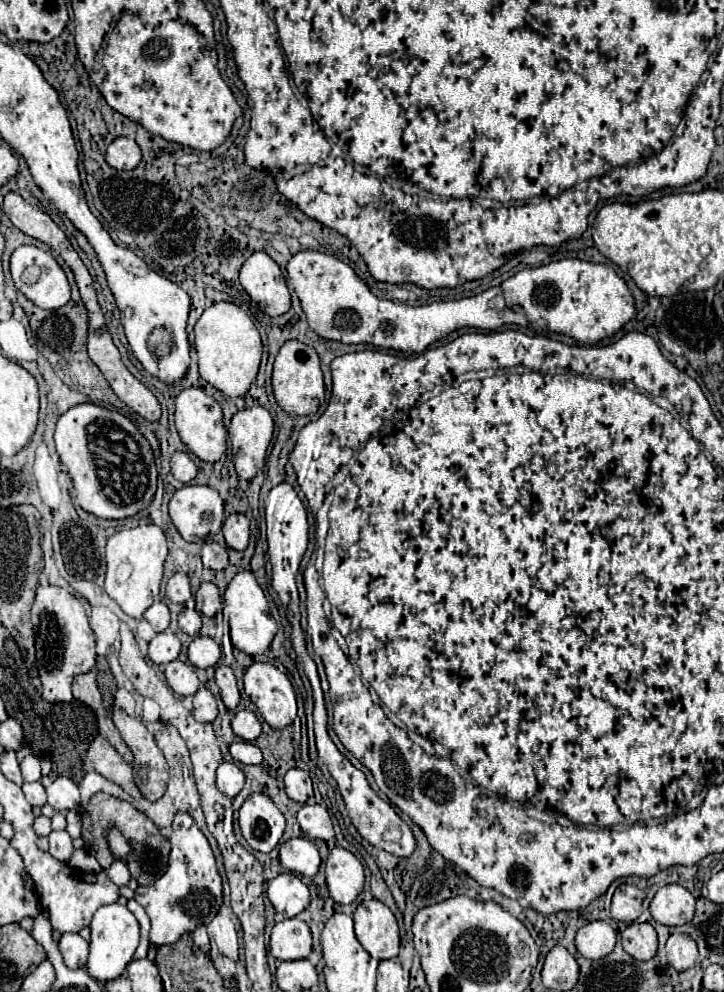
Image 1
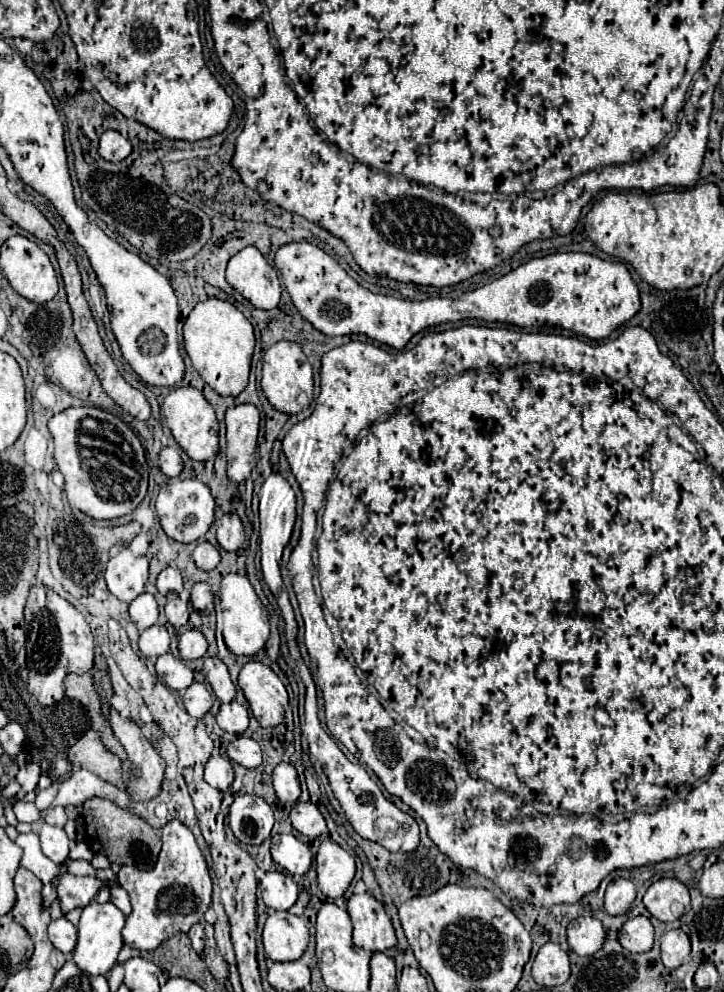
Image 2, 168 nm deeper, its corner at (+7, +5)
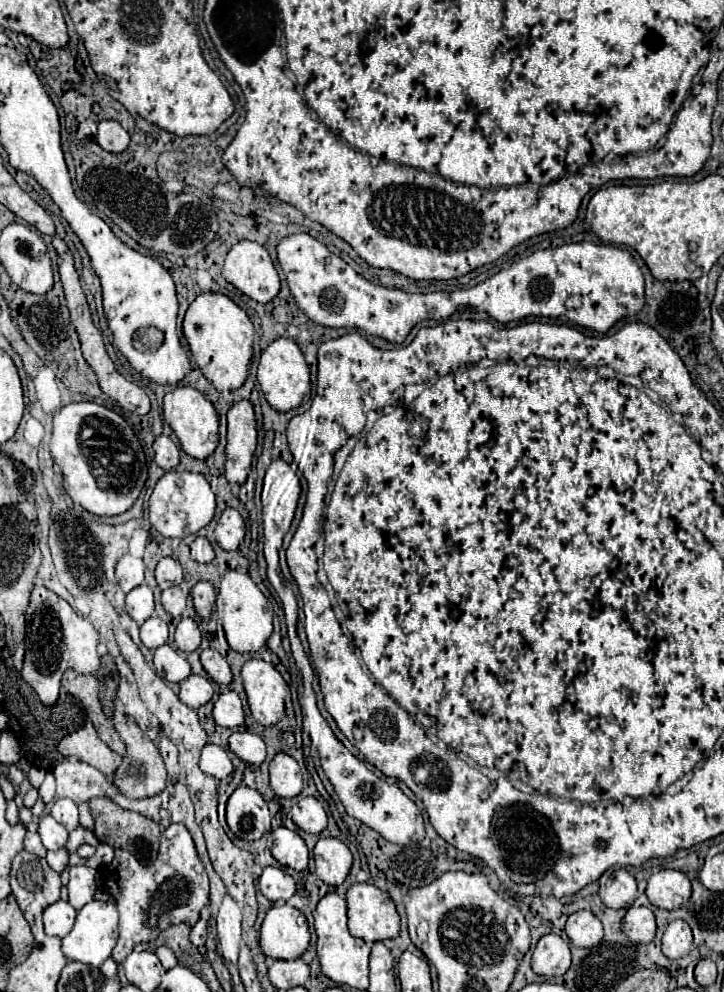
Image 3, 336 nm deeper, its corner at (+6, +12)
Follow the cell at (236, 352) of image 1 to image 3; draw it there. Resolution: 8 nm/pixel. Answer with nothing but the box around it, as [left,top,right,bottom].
[183,292,255,392]

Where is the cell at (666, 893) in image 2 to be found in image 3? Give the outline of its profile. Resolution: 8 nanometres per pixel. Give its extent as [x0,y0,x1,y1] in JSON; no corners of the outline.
[645,870,691,910]

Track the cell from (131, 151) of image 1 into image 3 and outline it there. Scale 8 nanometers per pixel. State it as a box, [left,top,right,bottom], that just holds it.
[97,120,129,152]

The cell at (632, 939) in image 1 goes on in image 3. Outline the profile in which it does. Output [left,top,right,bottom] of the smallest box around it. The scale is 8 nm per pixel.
[623,906,655,944]

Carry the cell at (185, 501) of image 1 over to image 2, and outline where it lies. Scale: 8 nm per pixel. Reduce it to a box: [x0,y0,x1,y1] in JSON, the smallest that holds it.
[156,479,214,543]

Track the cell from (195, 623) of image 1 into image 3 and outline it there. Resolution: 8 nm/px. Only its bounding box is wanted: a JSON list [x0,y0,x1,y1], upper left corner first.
[161,586,187,616]

